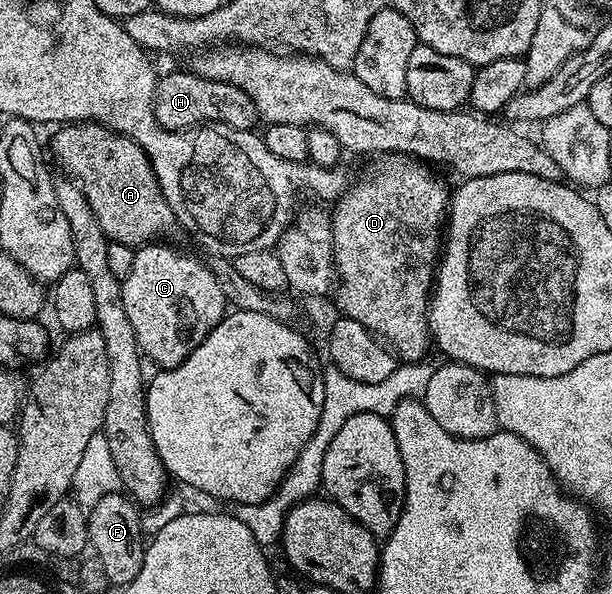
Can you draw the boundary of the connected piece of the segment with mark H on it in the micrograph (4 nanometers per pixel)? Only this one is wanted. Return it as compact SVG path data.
M190 69L174 71L171 75L163 74L159 78L154 94L154 112L159 125L169 131L184 131L199 125L221 125L237 131L249 131L260 123L256 105L252 105L252 97L248 97L244 89L195 75Z

